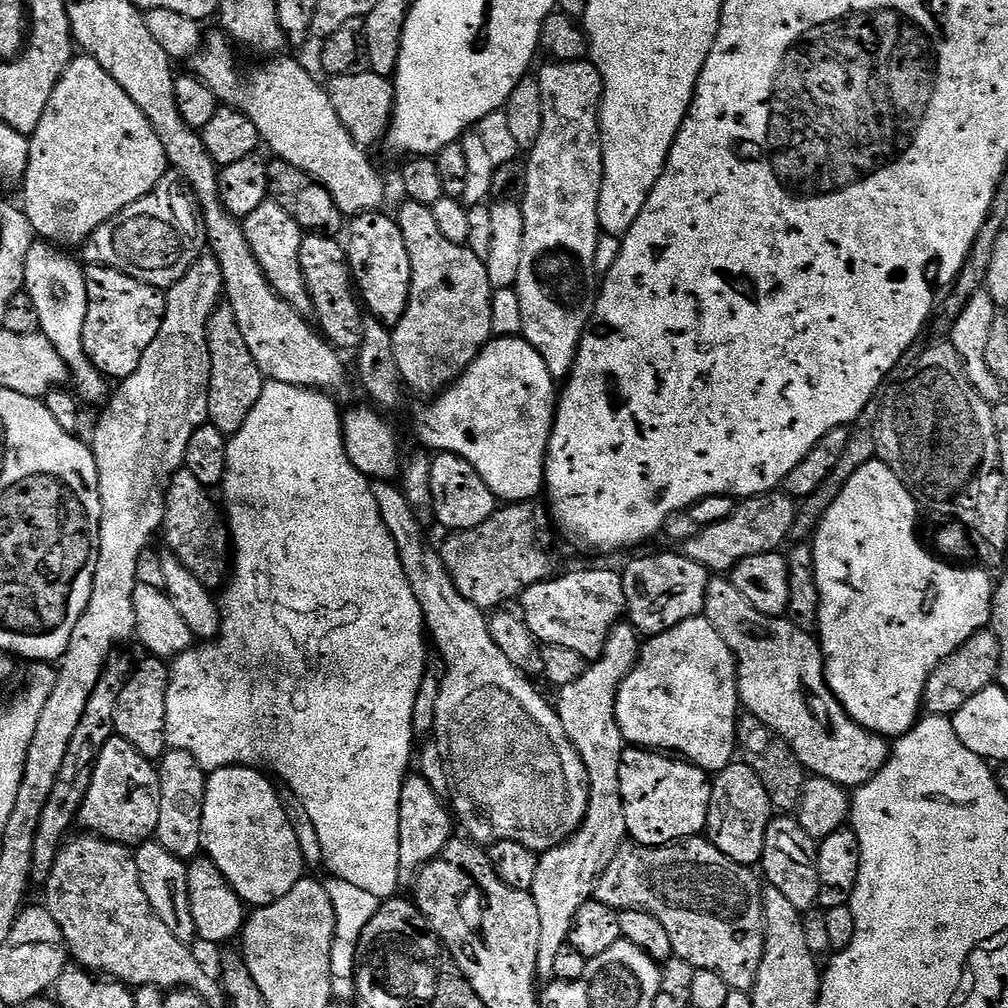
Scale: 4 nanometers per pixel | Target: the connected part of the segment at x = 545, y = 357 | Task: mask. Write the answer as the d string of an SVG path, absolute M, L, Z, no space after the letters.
M561 60L548 62L538 79L542 86L542 106L544 117L542 118L542 134L538 134L538 142L527 153L527 172L524 178L525 194L522 199L524 209L524 237L522 238L522 262L518 266L518 278L514 285L518 294L518 302L522 302L522 339L530 342L538 354L542 354L542 362L550 370L552 379L563 382L568 379L572 367L576 361L576 351L585 332L589 331L596 315L596 297L598 295L598 273L596 271L595 255L598 254L598 242L602 235L600 219L598 218L598 202L602 194L602 178L604 177L604 155L602 154L602 142L600 141L600 99L604 97L604 80L596 65L583 60Z

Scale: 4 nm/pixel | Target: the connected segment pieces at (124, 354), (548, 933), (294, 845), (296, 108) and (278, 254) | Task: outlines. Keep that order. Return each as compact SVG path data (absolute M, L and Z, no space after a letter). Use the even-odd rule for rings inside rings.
M105 264L87 265L84 274L88 305L82 346L101 375L116 382L122 381L138 370L138 362L142 362L142 354L146 354L146 346L158 338L164 317L165 293L116 268L107 268Z
M632 623L616 624L614 630L610 630L610 638L606 638L606 646L602 654L585 667L583 674L577 680L559 689L560 697L554 700L556 713L562 722L562 730L566 730L566 738L570 738L570 742L576 747L588 771L588 809L579 830L557 848L543 853L538 862L538 875L534 878L531 894L534 898L534 906L538 906L538 922L542 922L542 935L538 937L536 974L544 982L553 979L554 962L557 960L558 950L569 943L568 935L572 929L574 914L578 914L578 910L582 910L582 906L593 899L596 883L600 881L601 874L606 870L606 866L610 866L610 862L614 862L614 854L618 854L620 847L629 839L622 802L622 786L618 778L626 741L616 721L616 695L622 682L632 673L632 668L640 656L641 647L641 633L637 632Z
M252 766L220 768L211 773L208 776L202 814L203 851L215 862L218 870L226 874L230 886L234 886L234 890L248 906L269 904L290 894L292 887L306 872L298 838L294 836L294 829L282 808L277 785L272 785L263 774L265 775L263 771Z
M216 30L195 53L195 75L212 87L217 101L246 114L258 126L261 141L272 147L273 157L298 166L298 170L308 172L326 186L345 217L377 211L383 205L380 203L384 200L384 180L372 165L368 157L371 155L350 138L342 118L338 118L338 110L334 110L334 102L330 102L327 87L320 85L288 54L265 59L249 76L239 76L235 51L233 41L223 31Z
M269 198L262 202L262 206L258 206L258 210L254 210L254 214L243 217L242 223L246 240L250 242L250 250L254 250L254 256L258 258L270 286L274 286L280 297L290 302L290 306L294 306L294 310L311 313L312 299L300 261L305 233L298 226L298 222L294 222L294 218L290 218L290 214L286 214L286 210L282 210L276 200Z

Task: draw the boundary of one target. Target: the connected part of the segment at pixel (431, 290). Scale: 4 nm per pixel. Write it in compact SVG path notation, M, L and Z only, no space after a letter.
M410 199L403 201L397 212L394 212L396 225L402 230L402 238L406 238L406 250L410 250L410 274L412 275L412 285L410 286L410 302L406 306L406 314L402 314L402 318L391 329L392 341L394 342L394 358L398 362L398 370L402 374L405 385L409 389L412 388L416 392L421 392L424 398L432 398L444 391L452 385L463 372L469 368L474 362L474 358L478 358L480 349L493 339L492 327L490 326L490 302L492 301L493 287L488 277L488 265L485 261L479 260L469 248L462 244L450 242L442 234L442 230L438 230L438 225L434 219L431 207L422 202L414 202Z

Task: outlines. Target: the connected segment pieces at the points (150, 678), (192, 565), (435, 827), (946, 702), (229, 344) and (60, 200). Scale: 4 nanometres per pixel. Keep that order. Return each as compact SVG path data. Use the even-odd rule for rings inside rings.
M144 658L128 676L126 686L118 698L118 710L114 710L116 735L126 738L138 754L156 762L168 748L166 738L166 694L168 693L169 665L159 658Z
M181 470L172 475L168 490L164 493L164 522L162 537L168 543L167 551L177 556L209 590L223 585L230 576L230 528L222 519L222 512L216 509L216 504L211 500L209 489L194 478L186 470Z
M409 774L404 778L402 798L398 810L398 866L401 877L415 878L448 843L454 839L454 816L449 805L434 794L430 782L418 774Z
M991 630L976 632L966 638L966 642L962 642L954 654L947 656L934 670L934 674L930 674L924 691L923 711L929 716L955 716L958 709L974 698L974 694L993 687L997 670L998 638L994 638Z
M226 302L217 304L208 320L208 349L212 367L208 391L208 420L231 438L238 430L242 430L246 418L250 418L250 410L254 410L254 402L258 402L266 378L260 373L250 354L250 346L246 346L242 330L238 330L238 318L234 318L234 310Z
M87 54L73 55L70 66L66 66L58 86L54 86L54 94L50 94L42 122L32 132L28 149L30 158L22 181L22 207L37 237L57 246L82 246L98 226L150 194L170 168L166 150L162 150L162 142L158 142L158 134L146 114L134 106L134 98Z

